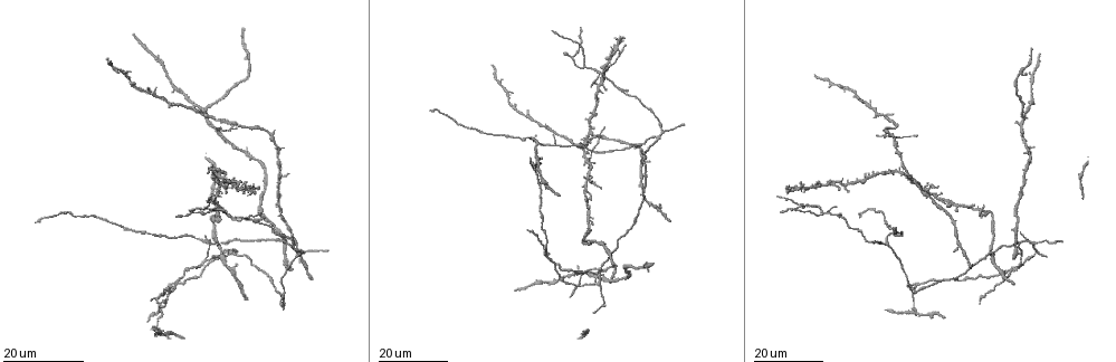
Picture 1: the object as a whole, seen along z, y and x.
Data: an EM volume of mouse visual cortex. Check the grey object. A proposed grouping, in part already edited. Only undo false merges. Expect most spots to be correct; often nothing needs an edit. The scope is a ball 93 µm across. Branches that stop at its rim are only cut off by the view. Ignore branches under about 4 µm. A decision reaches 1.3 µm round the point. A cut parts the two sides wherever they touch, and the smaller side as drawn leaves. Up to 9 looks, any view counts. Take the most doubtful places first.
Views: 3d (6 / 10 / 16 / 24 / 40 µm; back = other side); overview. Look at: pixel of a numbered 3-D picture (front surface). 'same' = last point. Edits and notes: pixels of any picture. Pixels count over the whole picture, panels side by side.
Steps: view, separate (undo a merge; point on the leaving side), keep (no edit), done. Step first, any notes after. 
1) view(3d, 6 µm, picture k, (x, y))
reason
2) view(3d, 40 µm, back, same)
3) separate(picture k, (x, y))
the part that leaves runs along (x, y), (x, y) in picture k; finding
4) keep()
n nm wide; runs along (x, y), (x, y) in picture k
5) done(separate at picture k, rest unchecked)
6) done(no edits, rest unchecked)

view(3d, 16 µm, picture 1, (603, 72))
looks like a crossing

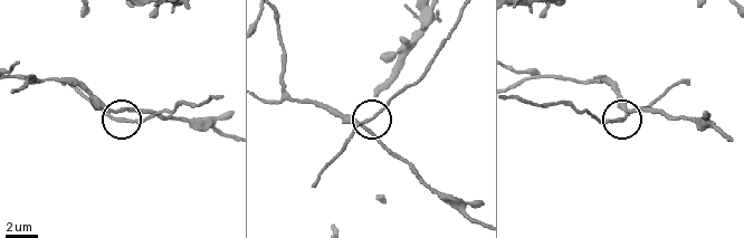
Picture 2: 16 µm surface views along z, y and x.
view(3d, 6 µm, picture 2, (110, 116))

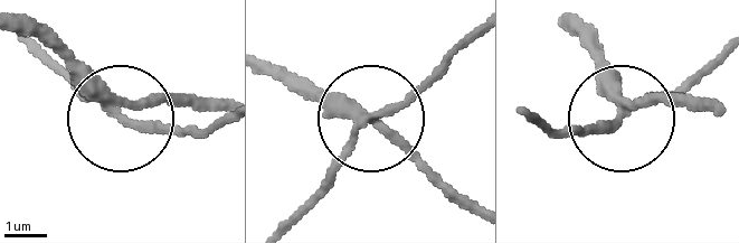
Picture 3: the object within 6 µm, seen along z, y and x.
separate(picture 3, (327, 175))
4 arms; the part that leaves runs along (366, 118), (415, 96), (469, 44) in picture 3; two neurons meet here

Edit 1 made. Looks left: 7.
view(3d, 24 µm, picture 1, (230, 125))
looks like a crossing

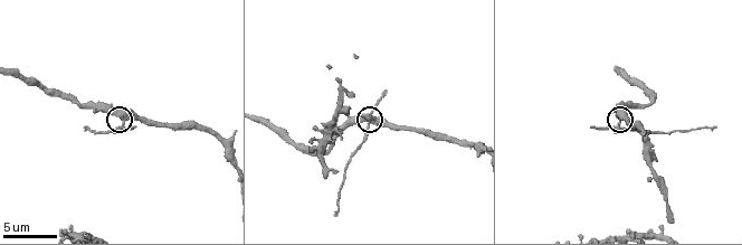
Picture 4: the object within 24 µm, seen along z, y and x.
view(3d, 10 µm, picture 4, (123, 119))

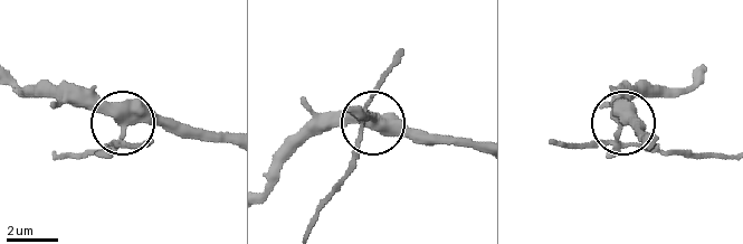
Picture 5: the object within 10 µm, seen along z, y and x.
separate(picture 5, (359, 155))
430 nm wide; the part that leaves runs along (363, 120), (354, 169), (314, 227) in picture 5; two neurons meet here

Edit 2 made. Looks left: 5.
view(overview)

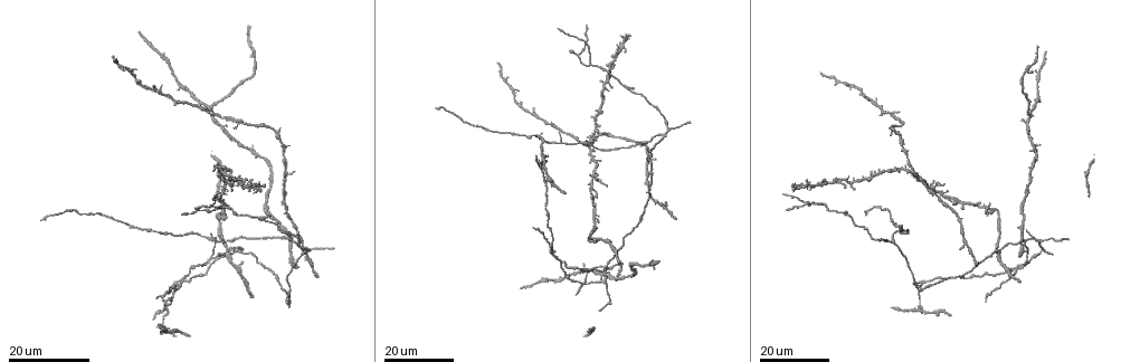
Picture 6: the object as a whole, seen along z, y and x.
view(3d, 16 µm, picture 6, (588, 62))
a fork

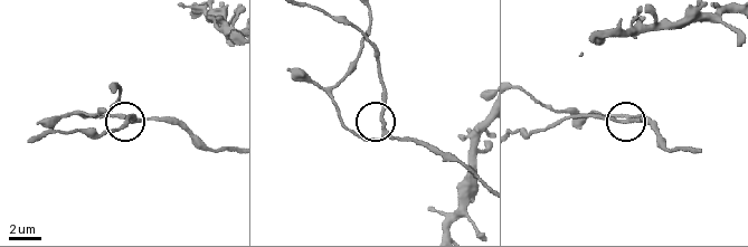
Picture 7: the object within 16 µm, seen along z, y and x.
view(3d, 10 µm, picture 7, (637, 122))

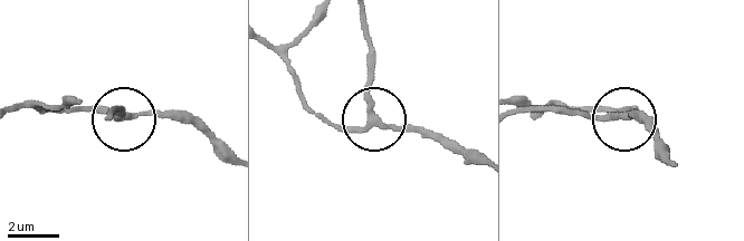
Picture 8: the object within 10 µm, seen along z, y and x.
keep()
runs along (475, 162), (436, 132), (372, 122), (334, 126), (311, 113) in picture 8; all the same neuron

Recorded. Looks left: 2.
view(3d, 24 µm, picture 6, (664, 133))
two arms in line, one across

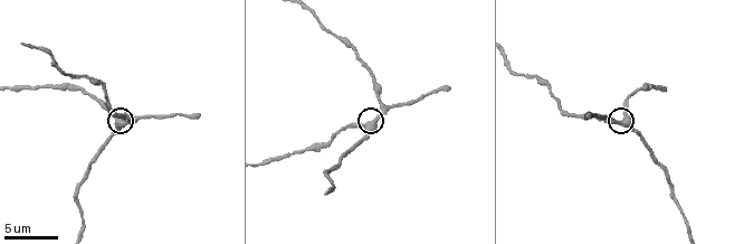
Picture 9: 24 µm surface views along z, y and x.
view(3d, 10 µm, picture 9, (625, 120))

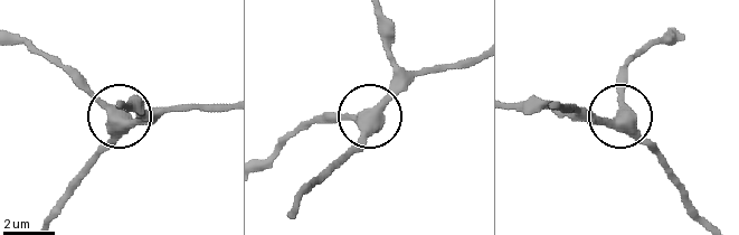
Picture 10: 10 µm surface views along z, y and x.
keep()
runs along (291, 209), (413, 75) in picture 10; one neuron here

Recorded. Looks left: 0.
done(separate at picture 3, separate at picture 5, rest unchecked)

